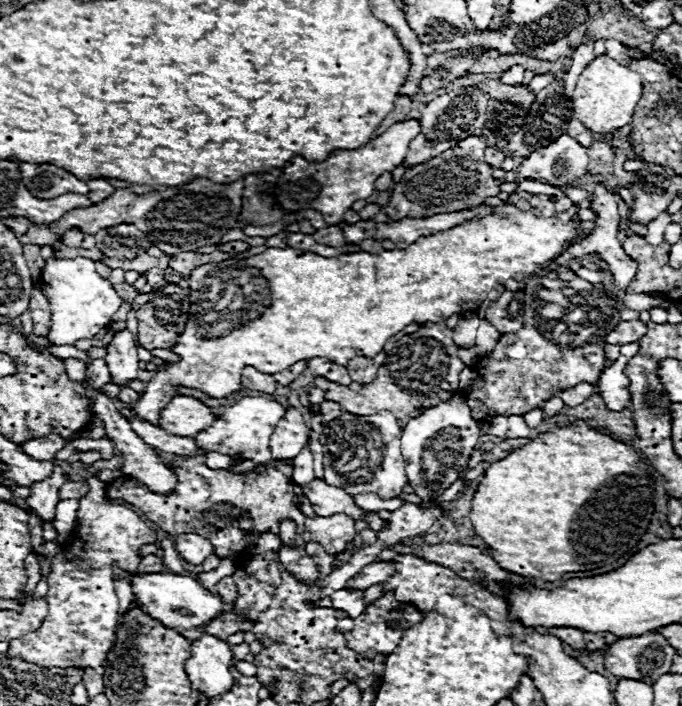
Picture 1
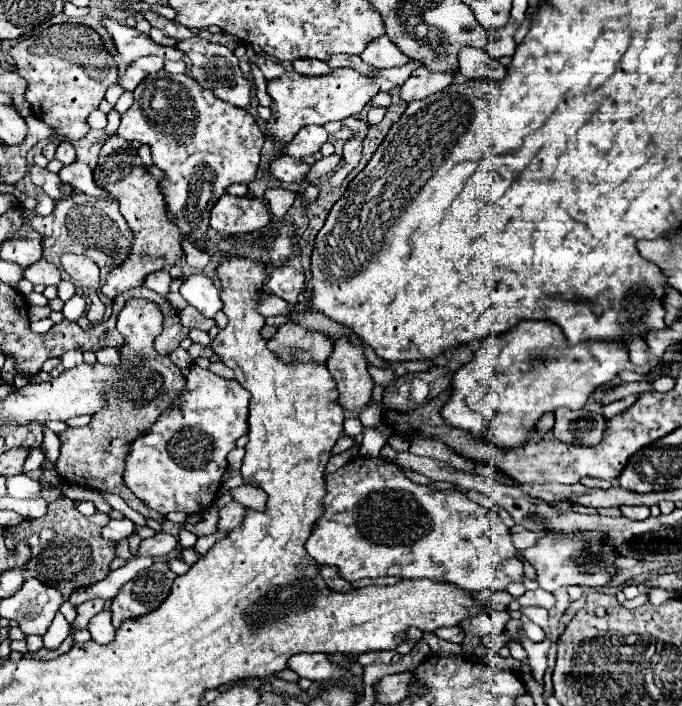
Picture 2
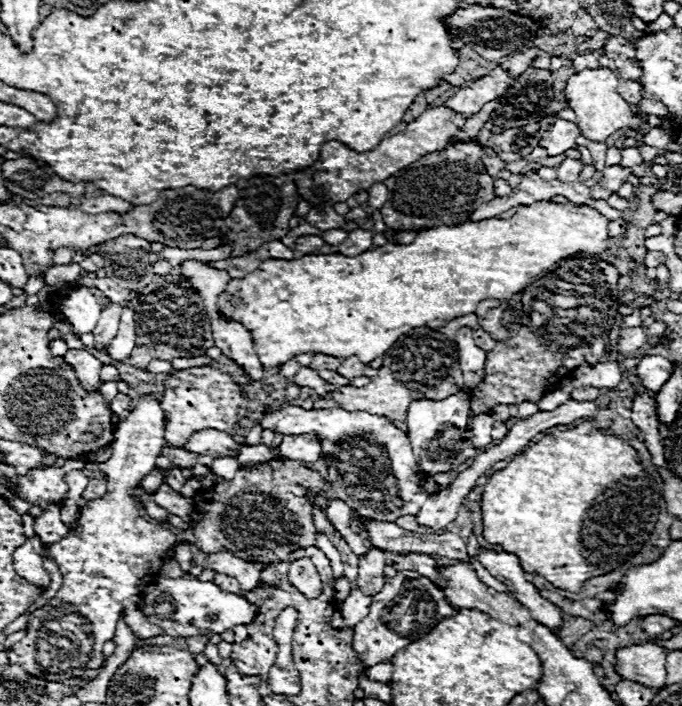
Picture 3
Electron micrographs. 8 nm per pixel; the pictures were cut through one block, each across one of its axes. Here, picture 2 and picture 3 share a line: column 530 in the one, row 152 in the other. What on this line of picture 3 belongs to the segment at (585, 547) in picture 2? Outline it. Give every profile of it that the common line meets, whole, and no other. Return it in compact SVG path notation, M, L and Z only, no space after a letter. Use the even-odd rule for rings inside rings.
M558 120L558 122L550 124L550 130L544 132L540 146L546 148L548 156L558 156L570 148L576 148L578 136L580 136L580 130L576 124L572 124L568 120Z

